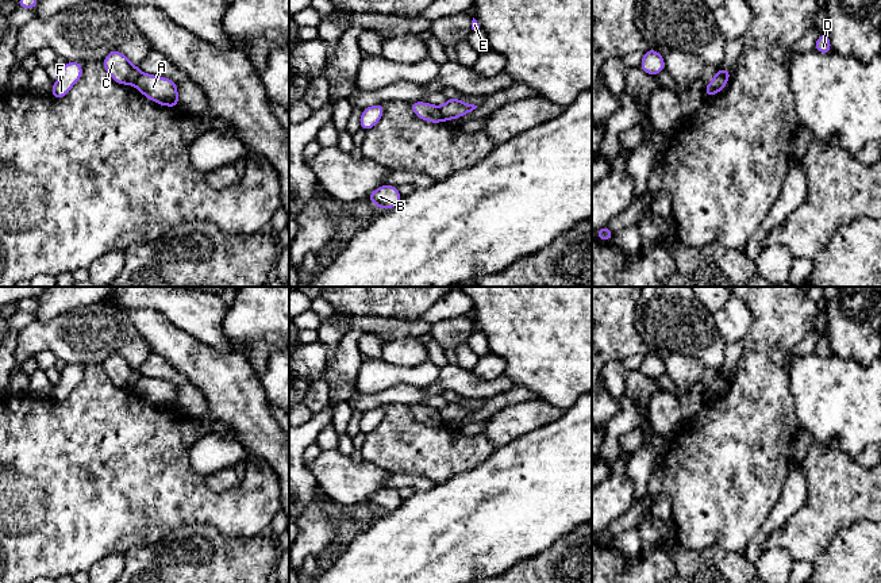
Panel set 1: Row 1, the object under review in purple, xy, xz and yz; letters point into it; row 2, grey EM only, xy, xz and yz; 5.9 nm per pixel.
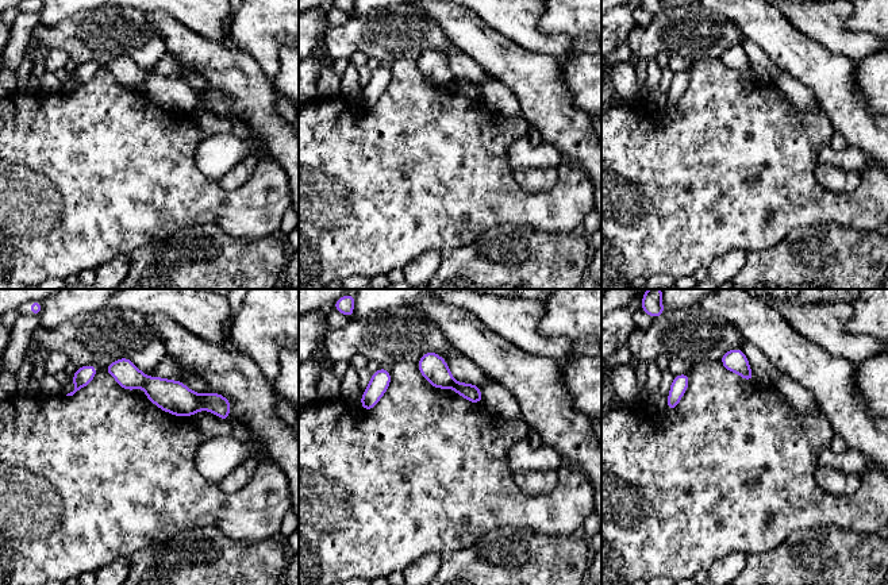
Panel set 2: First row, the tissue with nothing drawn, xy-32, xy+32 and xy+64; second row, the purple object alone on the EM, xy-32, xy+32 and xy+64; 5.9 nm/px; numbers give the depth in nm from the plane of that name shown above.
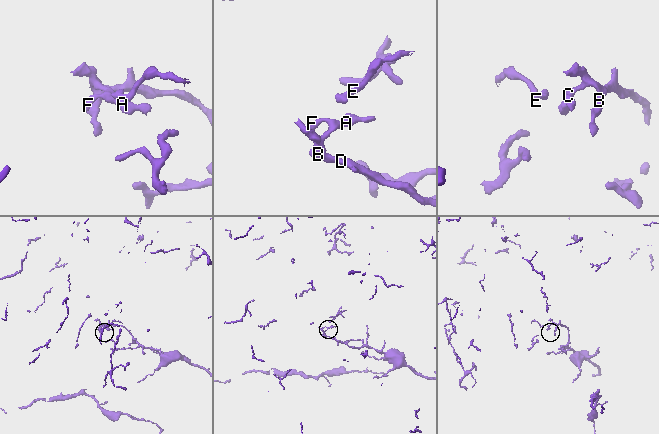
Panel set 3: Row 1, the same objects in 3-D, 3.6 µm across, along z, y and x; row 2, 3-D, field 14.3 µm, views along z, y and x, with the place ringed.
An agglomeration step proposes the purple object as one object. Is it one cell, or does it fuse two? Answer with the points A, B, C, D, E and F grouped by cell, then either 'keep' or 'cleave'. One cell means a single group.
A E / B C D F; cleave

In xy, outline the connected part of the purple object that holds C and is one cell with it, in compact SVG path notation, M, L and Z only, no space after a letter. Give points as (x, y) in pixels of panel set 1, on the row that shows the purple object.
M119 50L109 51L101 64L116 84L135 85L136 80L142 74L139 66L131 64Z

